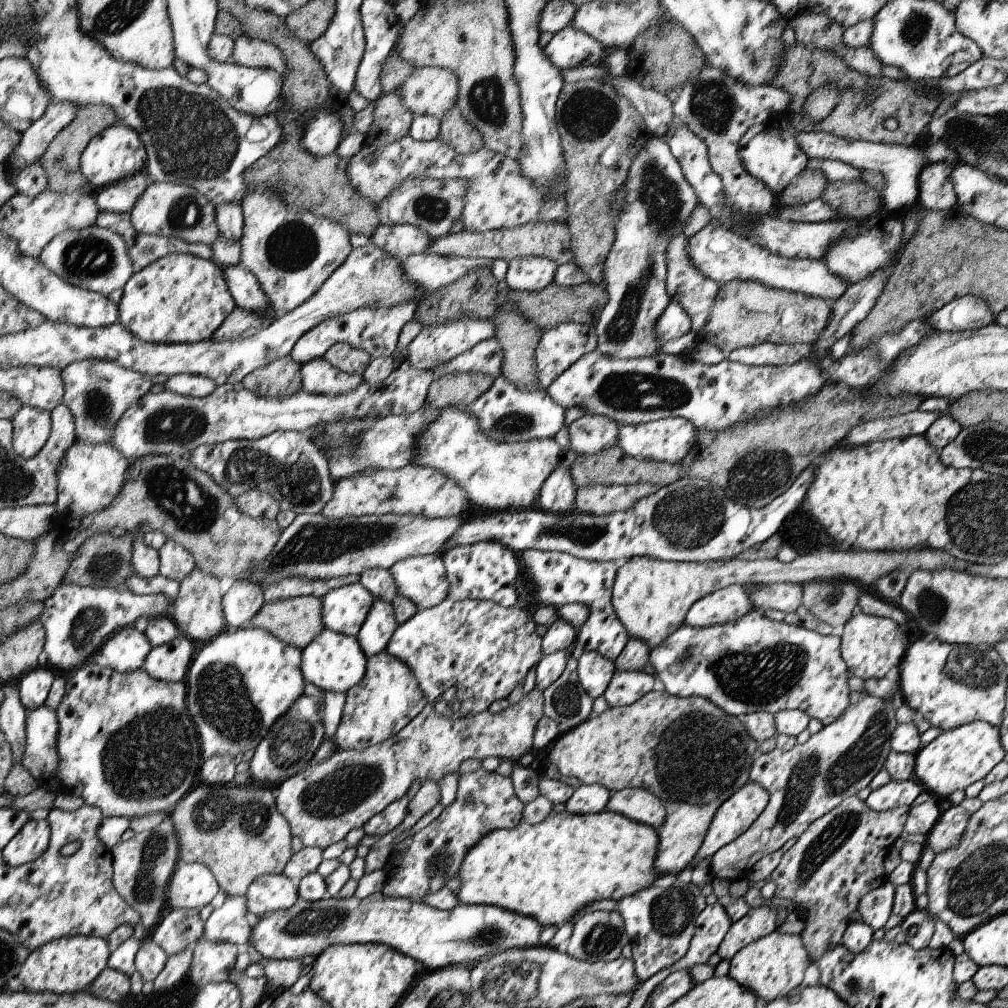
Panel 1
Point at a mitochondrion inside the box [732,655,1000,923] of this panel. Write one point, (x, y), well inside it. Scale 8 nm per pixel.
(813, 776)

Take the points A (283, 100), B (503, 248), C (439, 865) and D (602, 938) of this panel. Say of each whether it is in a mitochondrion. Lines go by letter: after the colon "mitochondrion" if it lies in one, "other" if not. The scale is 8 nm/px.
A: other
B: other
C: mitochondrion
D: mitochondrion

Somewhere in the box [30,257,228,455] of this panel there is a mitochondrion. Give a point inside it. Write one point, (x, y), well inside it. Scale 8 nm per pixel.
(175, 425)

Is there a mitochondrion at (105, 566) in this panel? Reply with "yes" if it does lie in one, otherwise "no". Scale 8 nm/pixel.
yes

